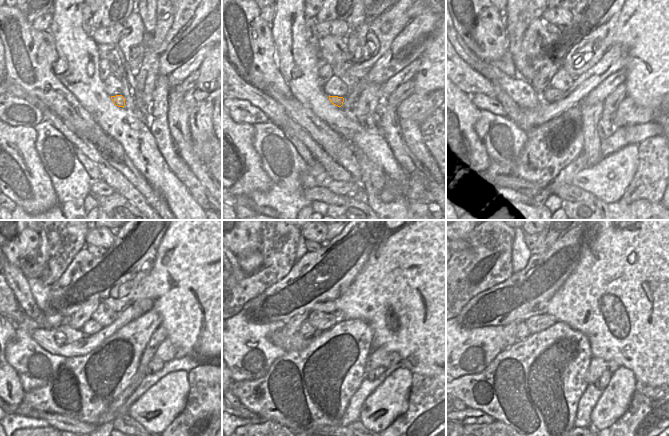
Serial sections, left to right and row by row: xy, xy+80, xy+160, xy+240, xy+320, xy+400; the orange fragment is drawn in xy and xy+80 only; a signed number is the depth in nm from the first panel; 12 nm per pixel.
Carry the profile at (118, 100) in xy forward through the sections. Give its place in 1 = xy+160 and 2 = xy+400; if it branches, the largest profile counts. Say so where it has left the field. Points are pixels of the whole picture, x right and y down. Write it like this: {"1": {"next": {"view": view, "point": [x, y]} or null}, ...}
{"1": {"next": {"view": "xy+160", "point": [550, 95]}}, "2": {"next": {"view": "xy+400", "point": [522, 333]}}}

